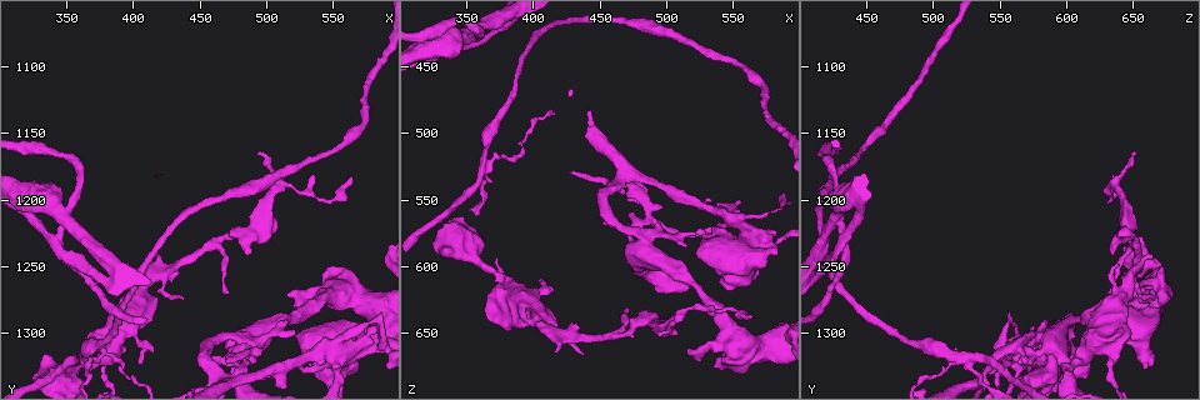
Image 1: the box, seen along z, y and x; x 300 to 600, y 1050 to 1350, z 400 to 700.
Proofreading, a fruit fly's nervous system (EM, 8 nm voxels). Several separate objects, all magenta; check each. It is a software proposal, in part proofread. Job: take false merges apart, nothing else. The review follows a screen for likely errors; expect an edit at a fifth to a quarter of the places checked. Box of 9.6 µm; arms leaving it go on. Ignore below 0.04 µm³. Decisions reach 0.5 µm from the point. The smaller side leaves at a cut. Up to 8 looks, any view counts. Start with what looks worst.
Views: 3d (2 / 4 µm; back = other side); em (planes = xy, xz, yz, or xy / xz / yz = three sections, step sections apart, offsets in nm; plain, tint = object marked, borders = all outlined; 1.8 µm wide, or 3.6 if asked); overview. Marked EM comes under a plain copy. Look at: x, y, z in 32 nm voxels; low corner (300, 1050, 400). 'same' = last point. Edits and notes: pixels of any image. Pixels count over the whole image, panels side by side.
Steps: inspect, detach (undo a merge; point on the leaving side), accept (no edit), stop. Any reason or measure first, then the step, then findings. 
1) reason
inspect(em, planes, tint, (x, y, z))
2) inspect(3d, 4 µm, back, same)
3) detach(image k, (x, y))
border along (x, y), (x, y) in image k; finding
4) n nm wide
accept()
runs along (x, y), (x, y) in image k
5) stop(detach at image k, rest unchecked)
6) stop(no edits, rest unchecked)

touches itself
inspect(em, 3.6 µm, planes, tint, (346, 1214, 426))

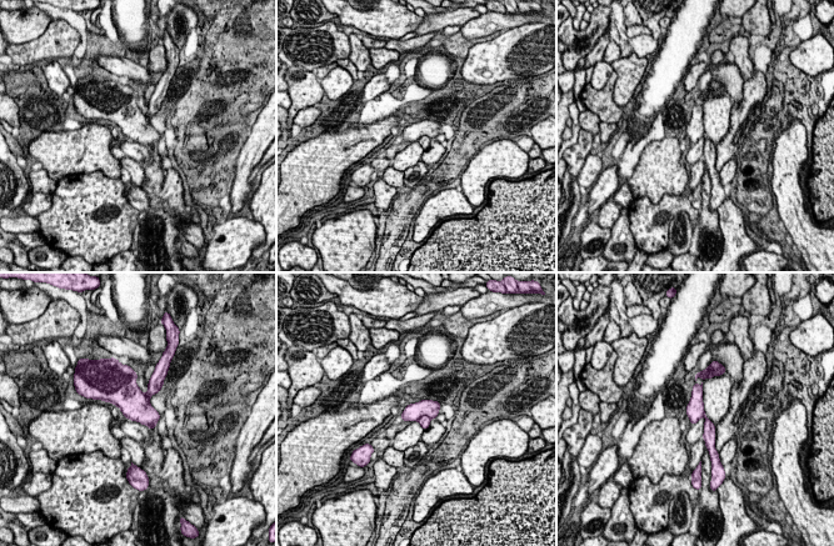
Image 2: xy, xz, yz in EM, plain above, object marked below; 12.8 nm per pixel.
220 nm wide
detach(image 2, (424, 421))
border along (432, 417), (423, 416), (416, 420) in image 2; a second neuron is stuck on

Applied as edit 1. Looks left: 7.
redraw
inspect(overview)

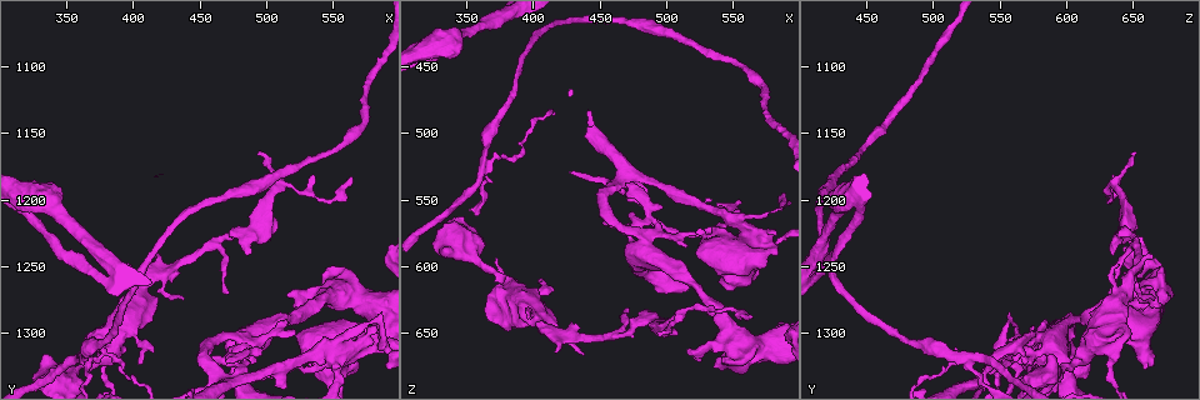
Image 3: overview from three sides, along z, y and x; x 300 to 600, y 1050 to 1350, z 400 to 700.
four arms meet
inspect(em, planes, tint, (362, 1318, 526))

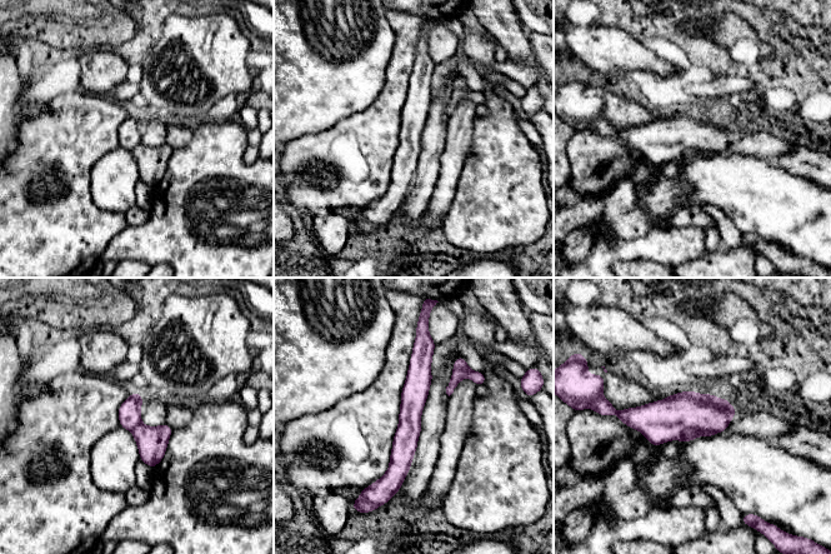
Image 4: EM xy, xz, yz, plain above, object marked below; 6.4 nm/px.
160 nm wide
detach(image 4, (669, 419))
the part that leaves runs along (420, 343), (419, 380), (391, 489) in image 4; two neurons meet here

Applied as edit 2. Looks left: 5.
redraw
inspect(overview)

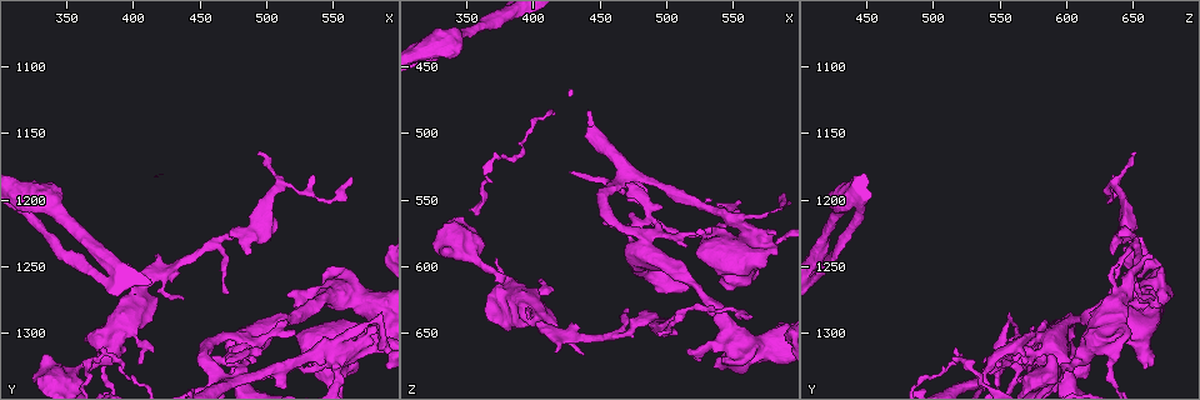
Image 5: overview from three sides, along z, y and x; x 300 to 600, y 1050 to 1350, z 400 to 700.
three-way junction
inspect(3d, 4 µm, (544, 1314, 560))

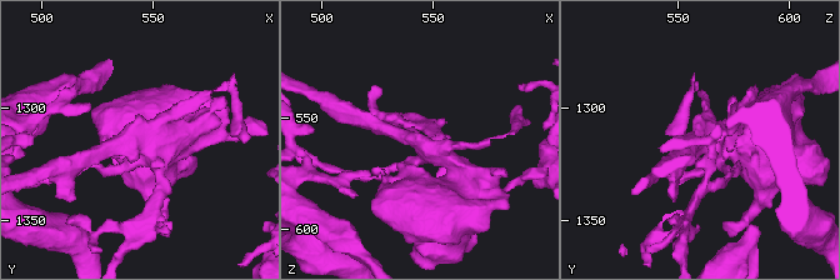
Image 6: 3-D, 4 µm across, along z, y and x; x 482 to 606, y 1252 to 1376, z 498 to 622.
need the tissue
inspect(em, 3.6 µm, yz, step 4, tint, (542, 1315, 561))

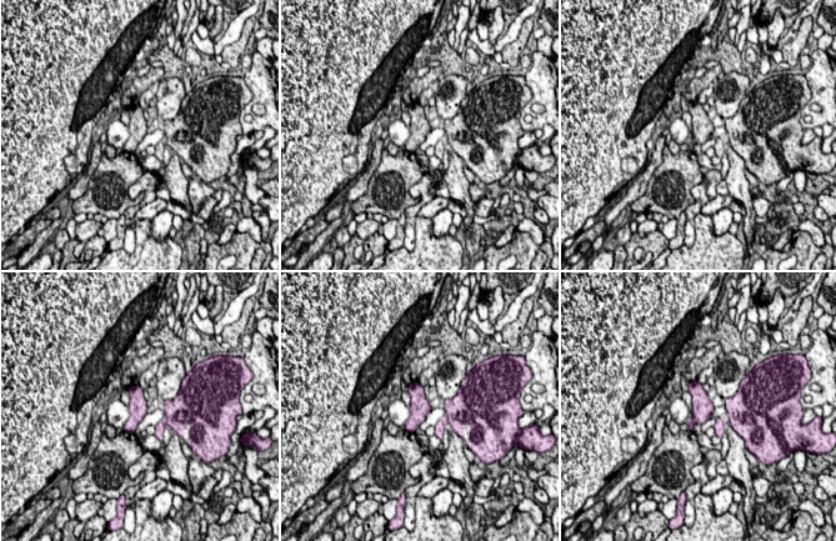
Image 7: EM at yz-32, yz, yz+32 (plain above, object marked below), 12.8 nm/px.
cut it another way
inspect(em, 3.6 µm, xz, step 16, tint, same)

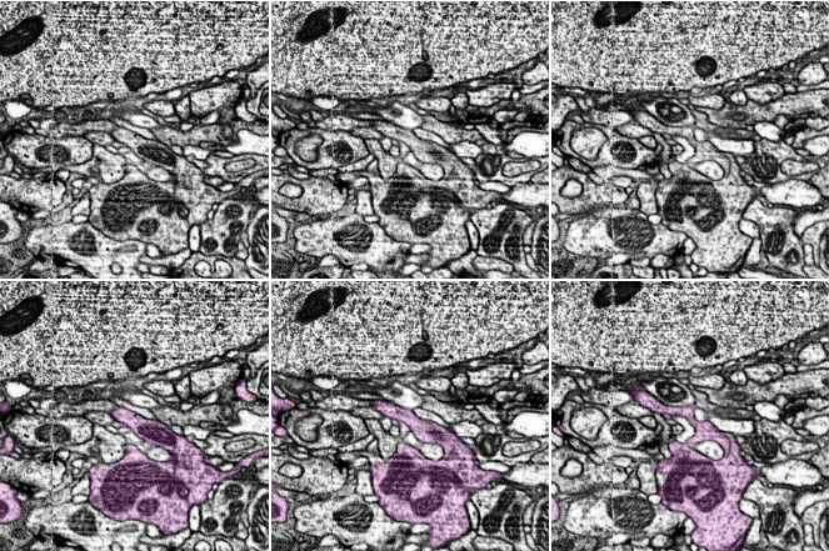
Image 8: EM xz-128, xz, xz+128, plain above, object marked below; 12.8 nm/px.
accept()
runs along (378, 406), (424, 431), (444, 431) in image 8; one neuron here

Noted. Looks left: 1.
stop(detach at image 2, detach at image 4, rest unchecked)

